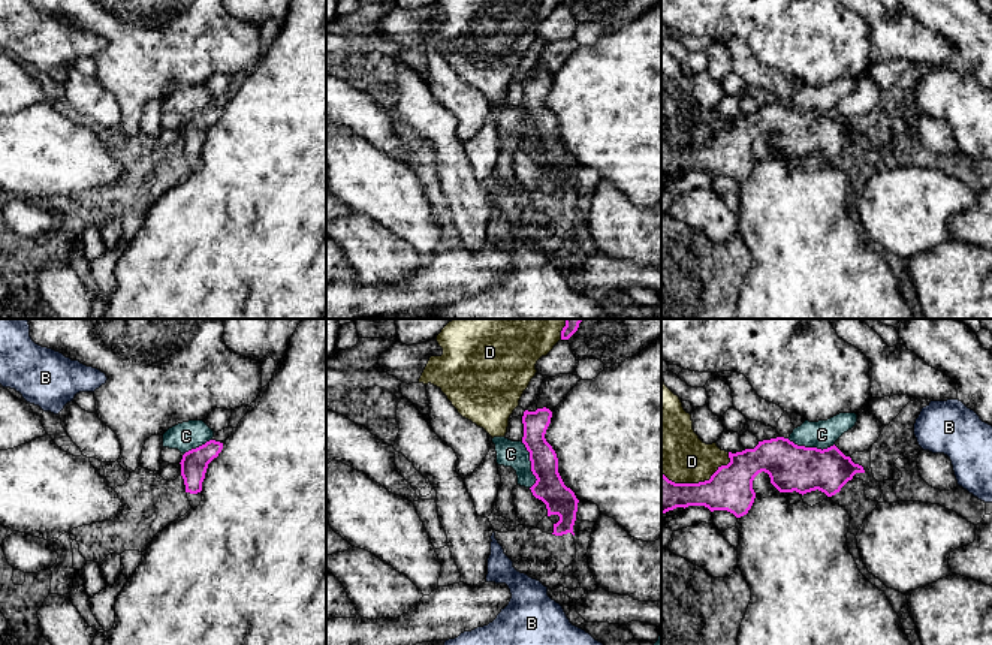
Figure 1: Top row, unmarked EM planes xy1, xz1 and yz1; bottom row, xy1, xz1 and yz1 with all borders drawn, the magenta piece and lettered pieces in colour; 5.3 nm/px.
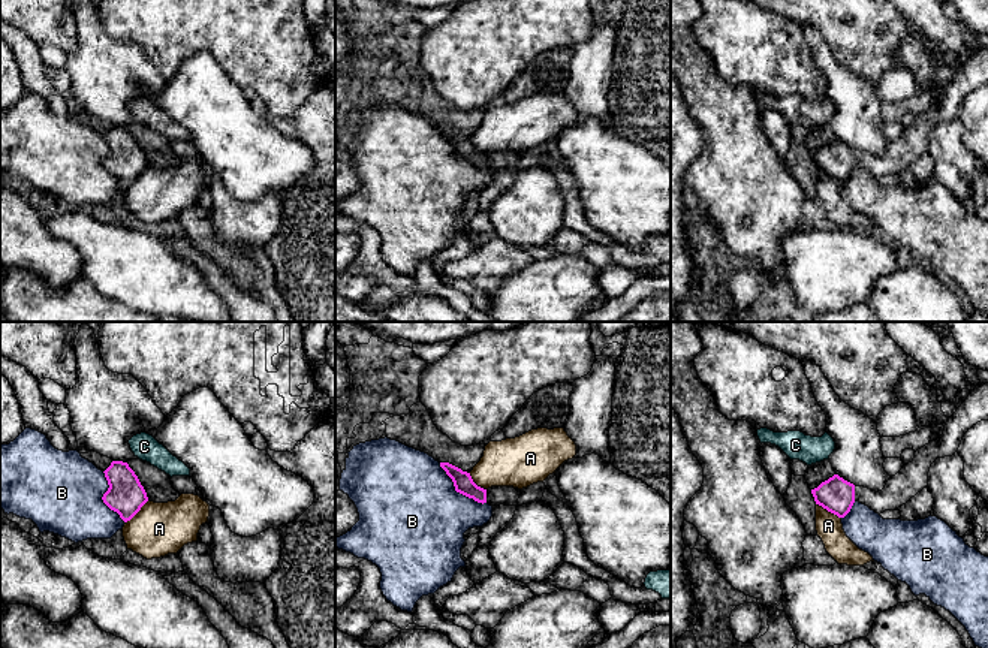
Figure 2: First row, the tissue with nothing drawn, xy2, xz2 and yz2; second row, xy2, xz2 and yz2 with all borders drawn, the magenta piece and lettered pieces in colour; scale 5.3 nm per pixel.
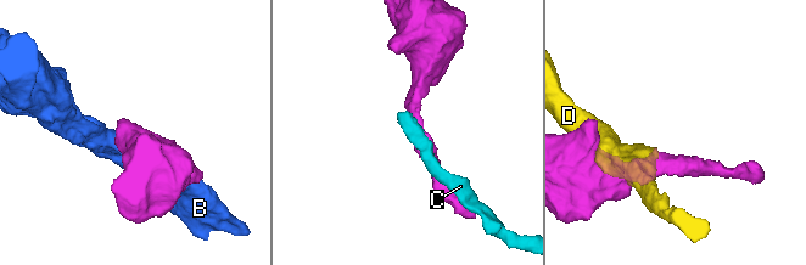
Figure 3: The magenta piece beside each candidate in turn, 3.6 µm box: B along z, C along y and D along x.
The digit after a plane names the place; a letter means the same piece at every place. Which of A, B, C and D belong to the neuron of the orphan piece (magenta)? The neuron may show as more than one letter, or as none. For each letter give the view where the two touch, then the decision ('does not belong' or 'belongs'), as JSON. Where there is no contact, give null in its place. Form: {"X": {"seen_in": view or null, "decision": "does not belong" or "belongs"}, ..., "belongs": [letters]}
{"A": {"seen_in": "yz2", "decision": "does not belong"}, "B": {"seen_in": "xz2", "decision": "does not belong"}, "C": {"seen_in": "xz1", "decision": "does not belong"}, "D": {"seen_in": "yz1", "decision": "does not belong"}, "belongs": []}

